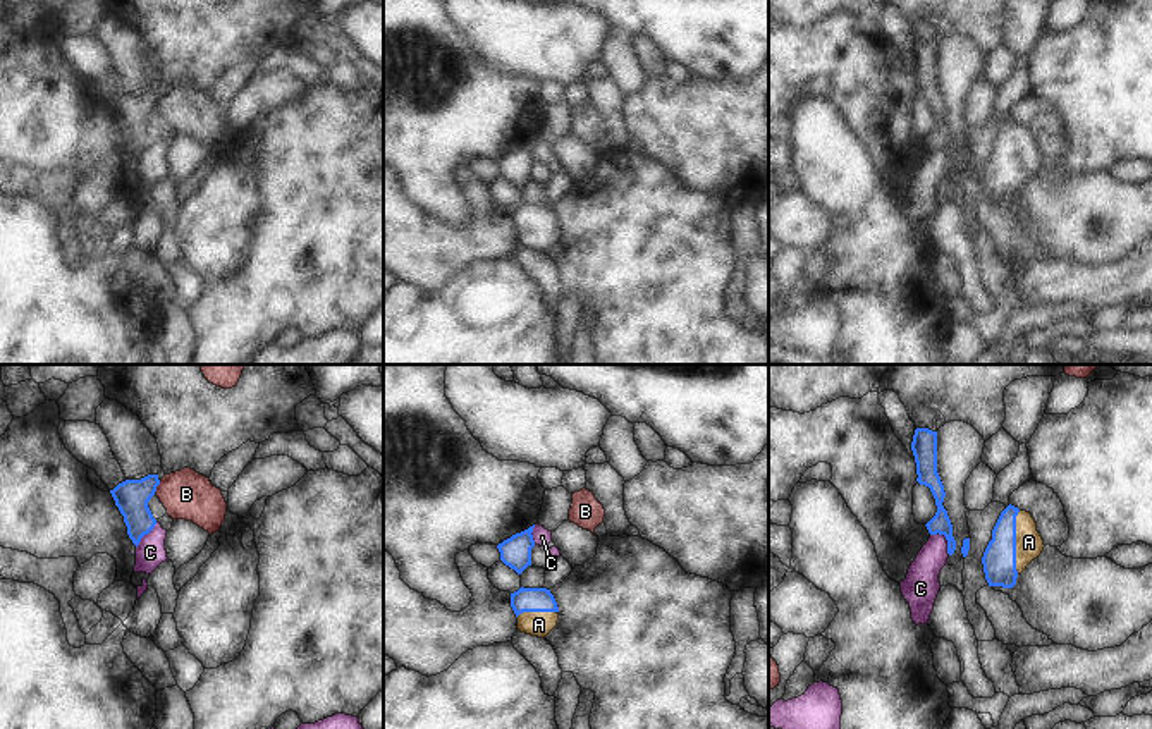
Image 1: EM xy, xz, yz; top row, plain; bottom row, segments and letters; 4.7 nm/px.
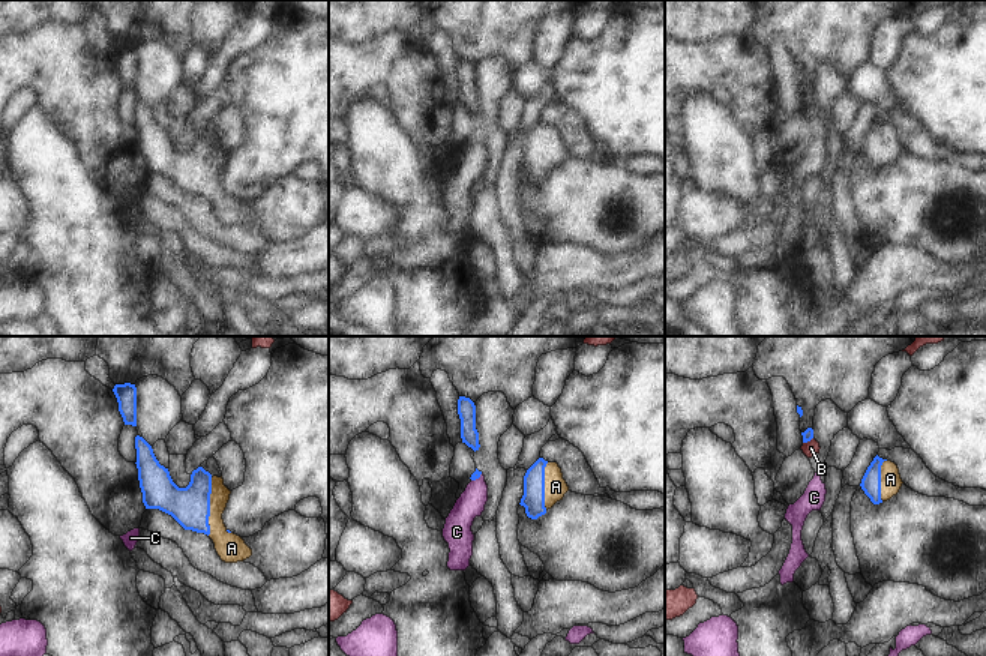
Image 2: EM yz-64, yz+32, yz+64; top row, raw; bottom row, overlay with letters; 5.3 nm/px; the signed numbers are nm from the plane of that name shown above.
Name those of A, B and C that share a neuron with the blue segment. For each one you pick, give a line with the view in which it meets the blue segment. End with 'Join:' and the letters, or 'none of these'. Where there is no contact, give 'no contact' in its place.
A: yz
Join: A

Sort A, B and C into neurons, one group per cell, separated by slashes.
A / B / C

